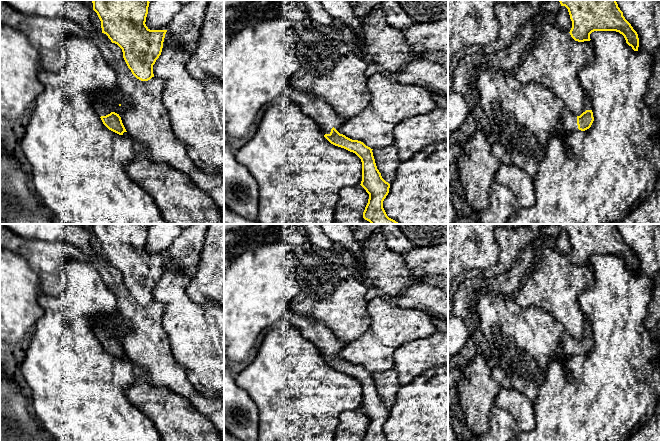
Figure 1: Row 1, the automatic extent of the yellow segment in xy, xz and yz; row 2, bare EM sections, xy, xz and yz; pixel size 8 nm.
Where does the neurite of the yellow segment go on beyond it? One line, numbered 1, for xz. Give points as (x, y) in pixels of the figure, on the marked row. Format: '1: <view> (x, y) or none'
1: xz (322, 113)

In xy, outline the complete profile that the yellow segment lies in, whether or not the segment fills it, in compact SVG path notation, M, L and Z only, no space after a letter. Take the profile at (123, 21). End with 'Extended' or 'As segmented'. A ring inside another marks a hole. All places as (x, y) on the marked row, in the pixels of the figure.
M93 0L92 3L101 21L102 33L122 49L132 74L141 81L154 77L153 65L161 55L167 30L150 30L146 26L149 0Z. As segmented

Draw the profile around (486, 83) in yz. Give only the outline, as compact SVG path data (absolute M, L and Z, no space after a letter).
M481 68L474 87L478 111L489 124L492 134L511 156L511 163L533 179L545 157L548 142L553 137L564 137L567 132L559 131L563 101L549 88L538 83L520 83L513 72L502 72L497 68Z

